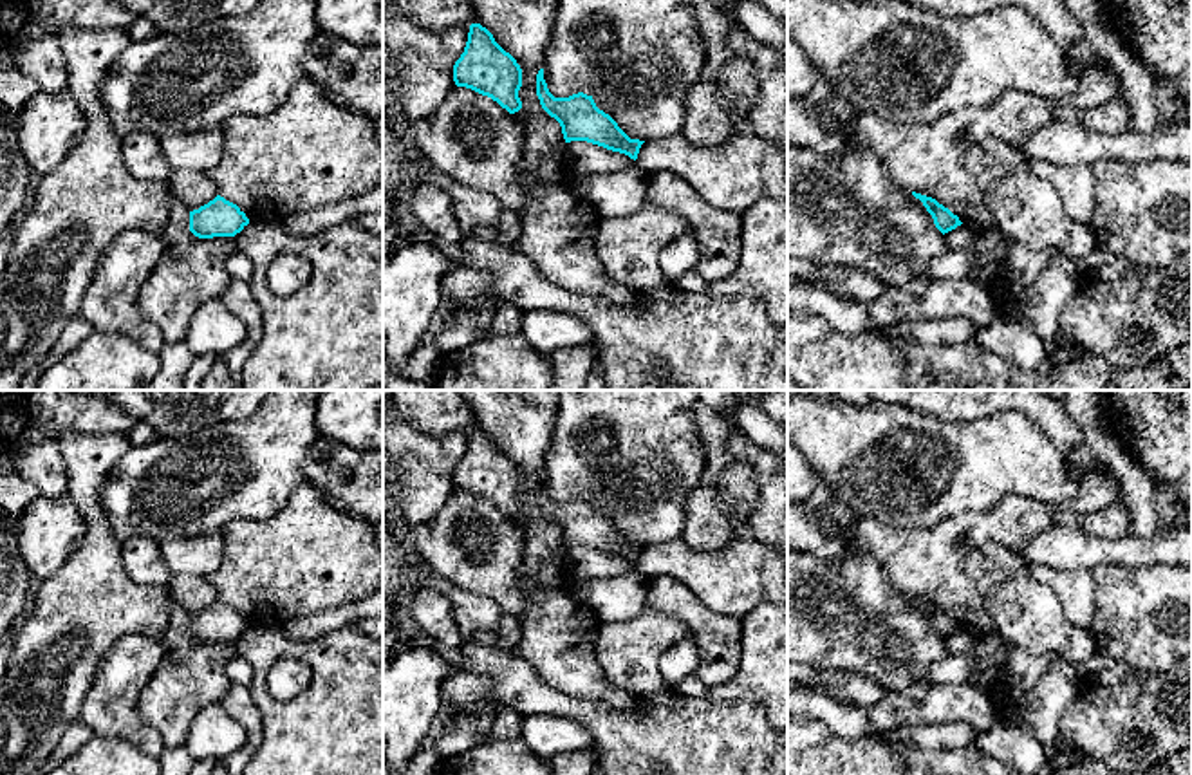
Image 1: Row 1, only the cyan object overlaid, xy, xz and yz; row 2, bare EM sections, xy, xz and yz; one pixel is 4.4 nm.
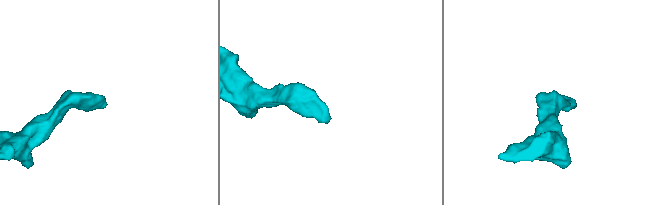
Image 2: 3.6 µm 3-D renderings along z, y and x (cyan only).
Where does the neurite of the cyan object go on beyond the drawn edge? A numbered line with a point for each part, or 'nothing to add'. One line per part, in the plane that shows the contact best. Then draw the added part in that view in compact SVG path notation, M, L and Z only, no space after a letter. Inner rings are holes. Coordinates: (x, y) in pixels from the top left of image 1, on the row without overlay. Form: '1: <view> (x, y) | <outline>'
nothing to add

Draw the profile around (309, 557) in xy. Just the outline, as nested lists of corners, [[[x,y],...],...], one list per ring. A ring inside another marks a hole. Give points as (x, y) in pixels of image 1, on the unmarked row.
[[[311,482],[300,484],[269,518],[237,518],[222,529],[224,560],[208,578],[217,596],[237,609],[249,627],[284,625],[363,600],[383,584],[383,549],[374,524],[338,509]]]

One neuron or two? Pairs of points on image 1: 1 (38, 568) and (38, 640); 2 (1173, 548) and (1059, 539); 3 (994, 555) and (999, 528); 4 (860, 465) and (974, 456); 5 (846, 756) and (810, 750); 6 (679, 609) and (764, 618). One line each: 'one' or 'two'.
1: two
2: one
3: two
4: one
5: one
6: two

